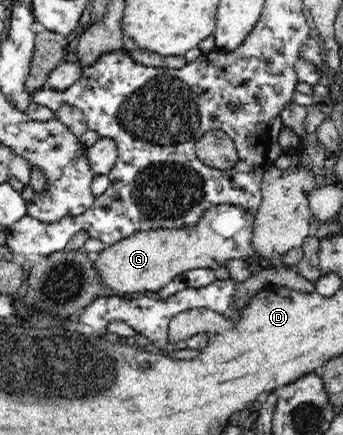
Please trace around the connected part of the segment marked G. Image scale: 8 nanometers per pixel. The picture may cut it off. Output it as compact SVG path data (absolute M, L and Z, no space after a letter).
M230 204L209 207L192 226L175 230L146 230L106 246L93 257L100 281L108 285L112 295L132 297L146 292L157 292L176 275L193 269L216 270L229 259L251 257L268 268L274 263L254 252L251 237L255 214Z

